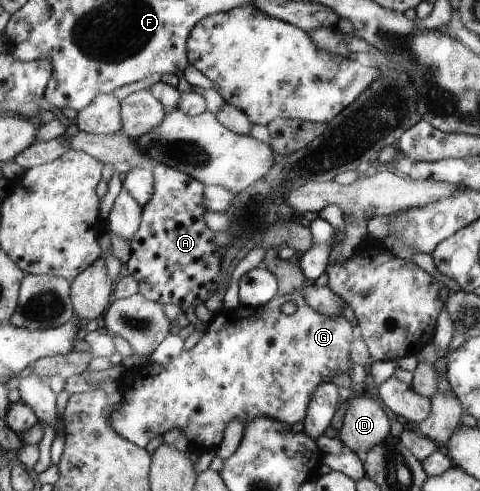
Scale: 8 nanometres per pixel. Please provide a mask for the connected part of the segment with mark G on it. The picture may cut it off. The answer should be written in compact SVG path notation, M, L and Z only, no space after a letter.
M303 290L294 291L290 294L277 294L269 303L264 306L256 308L248 308L240 305L237 308L224 307L221 311L214 311L213 317L208 322L208 326L202 333L202 337L193 348L188 351L183 350L180 355L164 364L157 362L149 362L140 368L126 369L123 377L117 379L118 383L122 385L118 387L122 392L122 407L115 409L110 413L110 426L114 428L119 435L123 436L127 441L145 447L153 437L157 435L167 434L171 430L182 431L189 440L189 450L196 450L203 453L204 451L211 451L219 445L219 441L223 439L223 431L227 427L227 423L231 419L241 419L245 424L248 424L250 419L255 419L257 416L273 416L275 419L281 420L283 423L293 425L297 421L303 421L306 417L306 411L309 409L311 394L320 386L320 383L331 382L331 378L341 372L347 372L351 366L350 347L355 337L354 328L343 314L327 315L318 312L312 308L306 301L303 295Z

